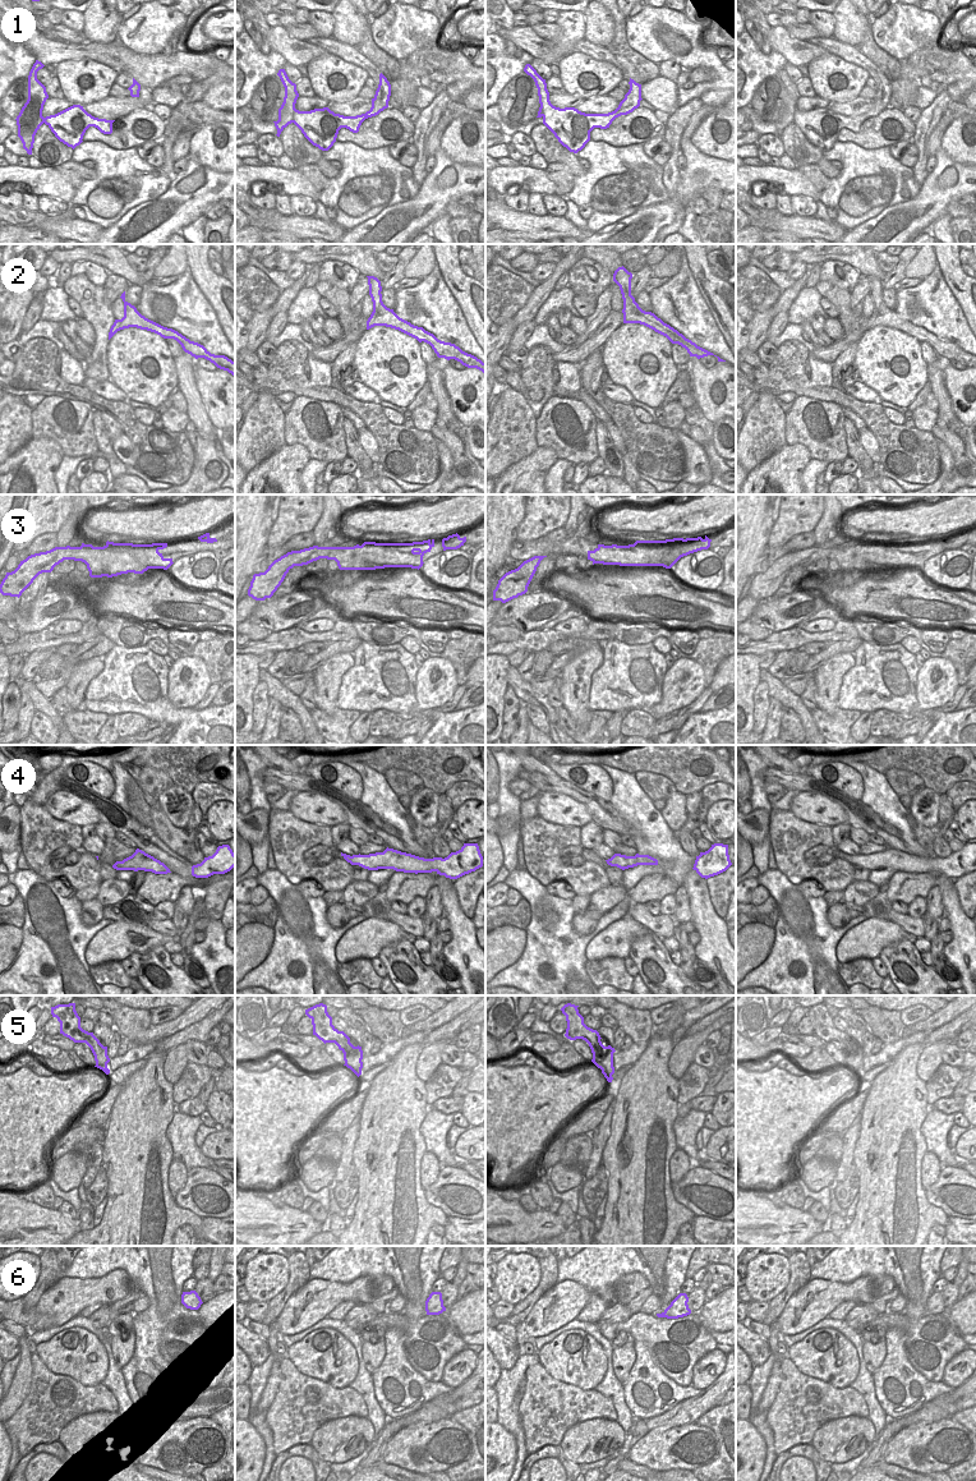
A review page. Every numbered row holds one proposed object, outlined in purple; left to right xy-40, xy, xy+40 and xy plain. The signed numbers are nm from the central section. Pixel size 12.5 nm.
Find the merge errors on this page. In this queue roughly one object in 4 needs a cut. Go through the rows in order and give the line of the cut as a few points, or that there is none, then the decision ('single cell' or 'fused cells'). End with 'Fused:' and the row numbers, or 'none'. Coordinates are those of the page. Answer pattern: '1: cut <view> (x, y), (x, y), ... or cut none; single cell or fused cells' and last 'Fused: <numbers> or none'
1: cut xy+40 (548, 96), (543, 100), (542, 115); fused cells
2: cut none; single cell
3: cut xy (341, 547), (364, 564), (376, 559), (400, 566); fused cells
4: cut none; single cell
5: cut none; single cell
6: cut none; single cell
Fused: 1, 3

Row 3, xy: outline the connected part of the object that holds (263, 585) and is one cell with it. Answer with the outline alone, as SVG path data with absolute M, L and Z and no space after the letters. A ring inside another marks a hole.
M313 546L300 551L291 551L275 560L264 572L254 574L248 589L248 595L255 601L271 598L284 581L286 574L294 566L308 565L319 558L335 560L340 570L376 570L385 567L400 567L399 564L379 564L378 558L370 558L360 564L356 557L347 556L342 547Z

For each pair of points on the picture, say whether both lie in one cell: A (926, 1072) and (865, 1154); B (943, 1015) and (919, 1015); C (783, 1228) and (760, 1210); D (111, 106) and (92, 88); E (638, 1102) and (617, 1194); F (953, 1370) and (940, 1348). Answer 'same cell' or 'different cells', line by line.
A: different cells
B: different cells
C: same cell
D: different cells
E: same cell
F: different cells

